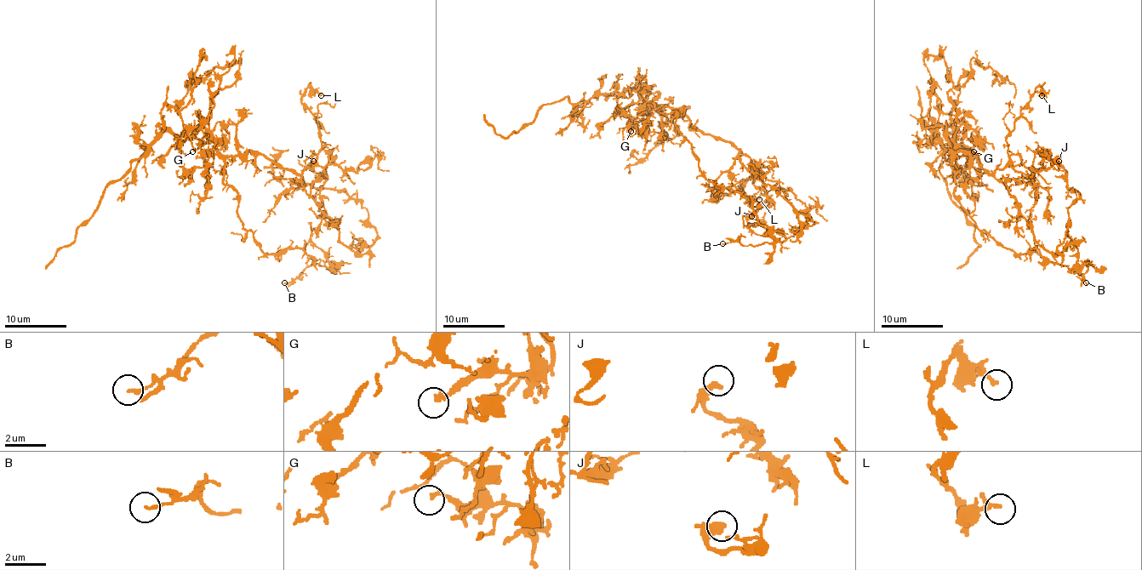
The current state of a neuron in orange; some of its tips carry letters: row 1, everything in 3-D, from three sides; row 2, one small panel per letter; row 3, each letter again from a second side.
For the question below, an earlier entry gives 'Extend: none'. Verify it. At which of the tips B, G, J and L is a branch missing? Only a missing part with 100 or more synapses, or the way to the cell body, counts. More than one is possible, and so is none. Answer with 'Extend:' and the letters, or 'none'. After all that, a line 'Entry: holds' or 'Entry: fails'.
Extend: none
Entry: holds

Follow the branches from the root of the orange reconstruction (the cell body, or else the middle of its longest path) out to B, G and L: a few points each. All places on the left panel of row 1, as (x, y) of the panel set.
B: (252, 152), (224, 168), (242, 225), (265, 253), (303, 248), (335, 265), (316, 259), (284, 282)
G: (252, 152), (243, 154), (237, 150), (234, 125), (225, 128), (226, 133), (220, 142), (205, 142), (192, 151)
L: (252, 152), (298, 173), (311, 168), (321, 146), (320, 129), (301, 95), (311, 86), (321, 95)

